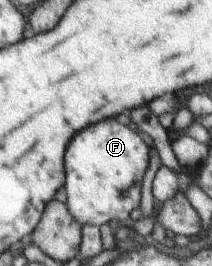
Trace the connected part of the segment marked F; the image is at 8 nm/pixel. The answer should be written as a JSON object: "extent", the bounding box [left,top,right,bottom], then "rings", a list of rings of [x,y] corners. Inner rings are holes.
{"extent":[65,120,149,225],"rings":[[[117,120],[99,122],[85,128],[69,142],[65,152],[66,205],[71,216],[81,225],[95,225],[118,221],[130,224],[131,212],[139,207],[141,182],[149,162],[148,146],[135,130]]]}

